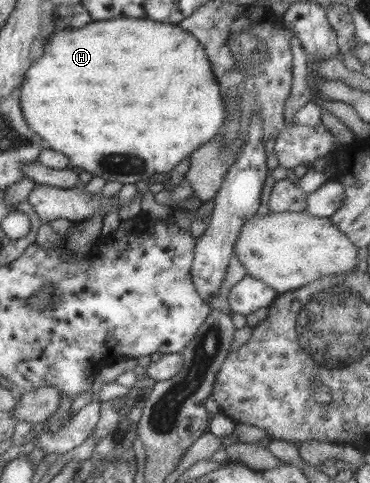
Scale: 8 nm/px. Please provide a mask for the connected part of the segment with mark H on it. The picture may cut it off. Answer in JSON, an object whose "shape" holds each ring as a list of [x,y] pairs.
{"shape":[[[119,18],[107,21],[89,21],[79,28],[61,28],[47,36],[42,54],[30,63],[24,73],[19,88],[19,107],[28,129],[37,134],[49,149],[65,154],[70,168],[84,170],[105,181],[118,181],[121,184],[148,180],[153,173],[169,173],[173,166],[189,156],[208,139],[211,139],[222,124],[225,101],[219,93],[219,86],[208,64],[203,47],[186,31],[175,24],[155,22],[149,19]]]}

